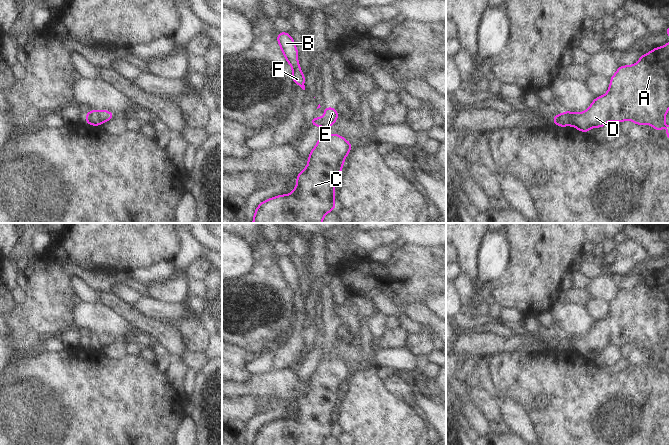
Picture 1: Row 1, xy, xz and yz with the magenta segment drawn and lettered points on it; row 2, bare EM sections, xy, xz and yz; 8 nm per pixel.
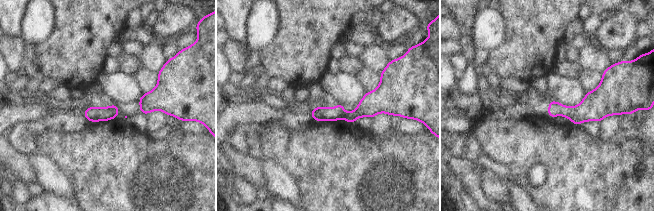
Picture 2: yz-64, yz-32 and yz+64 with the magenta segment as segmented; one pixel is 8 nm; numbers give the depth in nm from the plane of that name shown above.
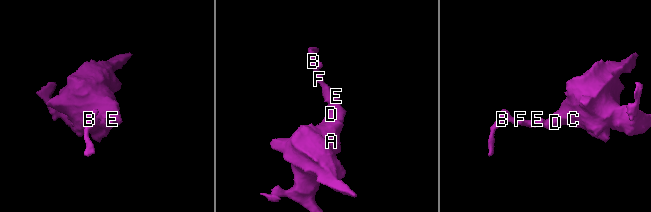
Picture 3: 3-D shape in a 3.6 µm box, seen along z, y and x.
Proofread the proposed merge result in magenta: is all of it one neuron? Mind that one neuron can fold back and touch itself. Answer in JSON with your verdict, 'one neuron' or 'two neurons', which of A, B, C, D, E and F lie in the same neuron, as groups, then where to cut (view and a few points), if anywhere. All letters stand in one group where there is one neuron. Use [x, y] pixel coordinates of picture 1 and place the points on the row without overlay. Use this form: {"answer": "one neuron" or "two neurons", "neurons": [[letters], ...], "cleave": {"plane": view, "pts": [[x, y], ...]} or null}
{"answer": "two neurons", "neurons": [["A", "C", "D", "E"], ["B", "F"]], "cleave": {"plane": "yz", "pts": [[554, 339], [568, 339], [570, 348]]}}

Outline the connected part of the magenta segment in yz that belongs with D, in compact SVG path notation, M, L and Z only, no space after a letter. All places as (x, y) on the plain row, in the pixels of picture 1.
M670 265L661 271L656 271L648 278L642 278L639 285L634 289L620 289L616 297L610 302L610 310L605 319L596 321L590 331L581 337L573 337L566 334L563 338L555 338L555 341L570 340L570 349L582 356L589 356L592 351L605 350L609 345L622 347L629 343L634 348L648 348L661 355L665 350L665 340L670 331Z

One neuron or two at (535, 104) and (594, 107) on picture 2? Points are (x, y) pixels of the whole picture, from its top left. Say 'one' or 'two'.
one

